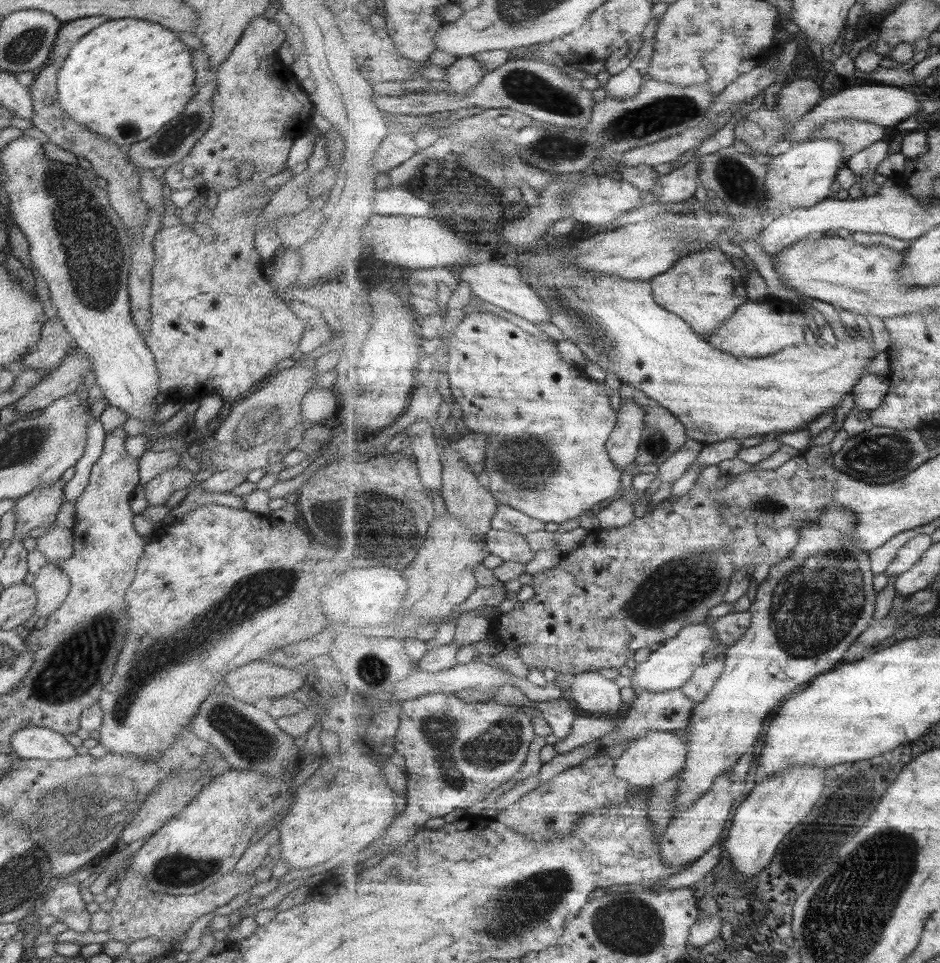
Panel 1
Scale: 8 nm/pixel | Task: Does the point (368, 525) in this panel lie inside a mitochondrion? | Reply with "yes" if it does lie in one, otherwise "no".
yes

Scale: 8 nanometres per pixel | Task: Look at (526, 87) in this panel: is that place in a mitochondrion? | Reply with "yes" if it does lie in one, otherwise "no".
yes

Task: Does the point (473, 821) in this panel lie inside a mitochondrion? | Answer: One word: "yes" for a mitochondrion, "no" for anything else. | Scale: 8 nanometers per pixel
no

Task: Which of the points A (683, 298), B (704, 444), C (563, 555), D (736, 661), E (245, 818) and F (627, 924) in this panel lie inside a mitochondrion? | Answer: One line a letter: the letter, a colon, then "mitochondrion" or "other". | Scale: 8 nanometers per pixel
A: other
B: other
C: other
D: other
E: other
F: mitochondrion

